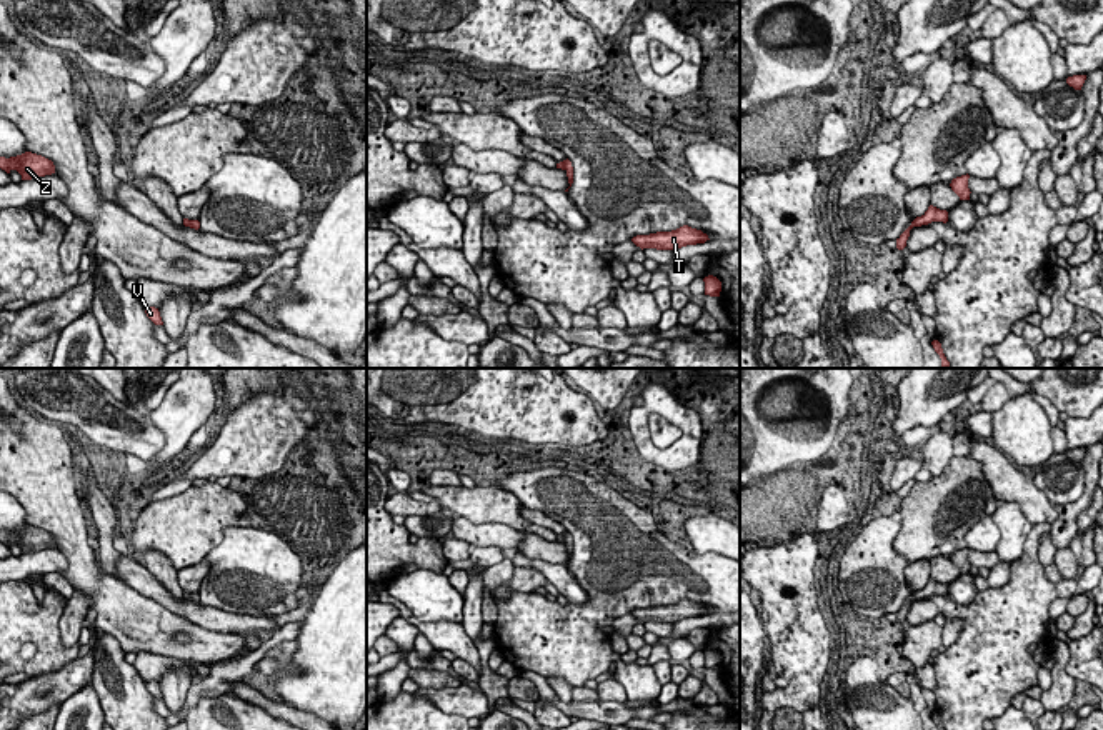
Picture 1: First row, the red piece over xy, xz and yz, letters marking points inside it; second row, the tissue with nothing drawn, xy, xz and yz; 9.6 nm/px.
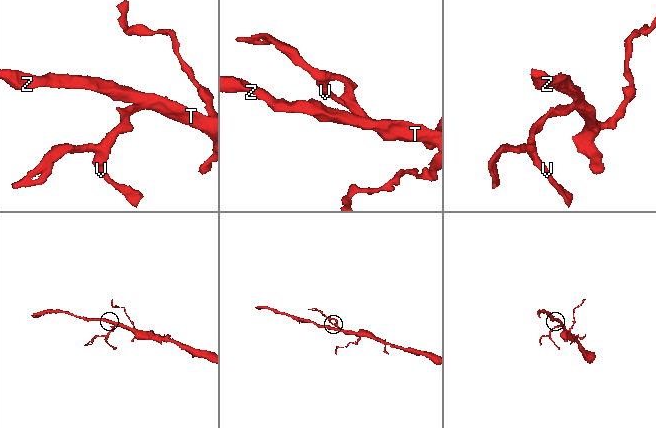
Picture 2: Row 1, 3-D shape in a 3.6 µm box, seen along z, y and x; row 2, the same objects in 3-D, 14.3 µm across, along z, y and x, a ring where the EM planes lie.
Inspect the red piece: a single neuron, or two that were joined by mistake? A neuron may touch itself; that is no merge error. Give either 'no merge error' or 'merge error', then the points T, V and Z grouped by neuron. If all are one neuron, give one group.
merge error; T Z / V

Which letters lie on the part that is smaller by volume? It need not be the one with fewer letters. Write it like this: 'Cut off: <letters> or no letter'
Cut off: V

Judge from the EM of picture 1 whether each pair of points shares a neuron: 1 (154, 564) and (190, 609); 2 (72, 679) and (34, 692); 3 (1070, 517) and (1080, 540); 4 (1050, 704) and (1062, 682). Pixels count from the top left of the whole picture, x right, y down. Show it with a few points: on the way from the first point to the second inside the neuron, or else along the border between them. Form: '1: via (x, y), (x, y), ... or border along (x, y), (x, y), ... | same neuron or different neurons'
1: border along (150, 574), (177, 600), (182, 600) | different neurons
2: via (62, 684), (44, 690) | same neuron
3: border along (1077, 530), (1067, 545) | different neurons
4: via (1055, 699), (1062, 687) | same neuron

